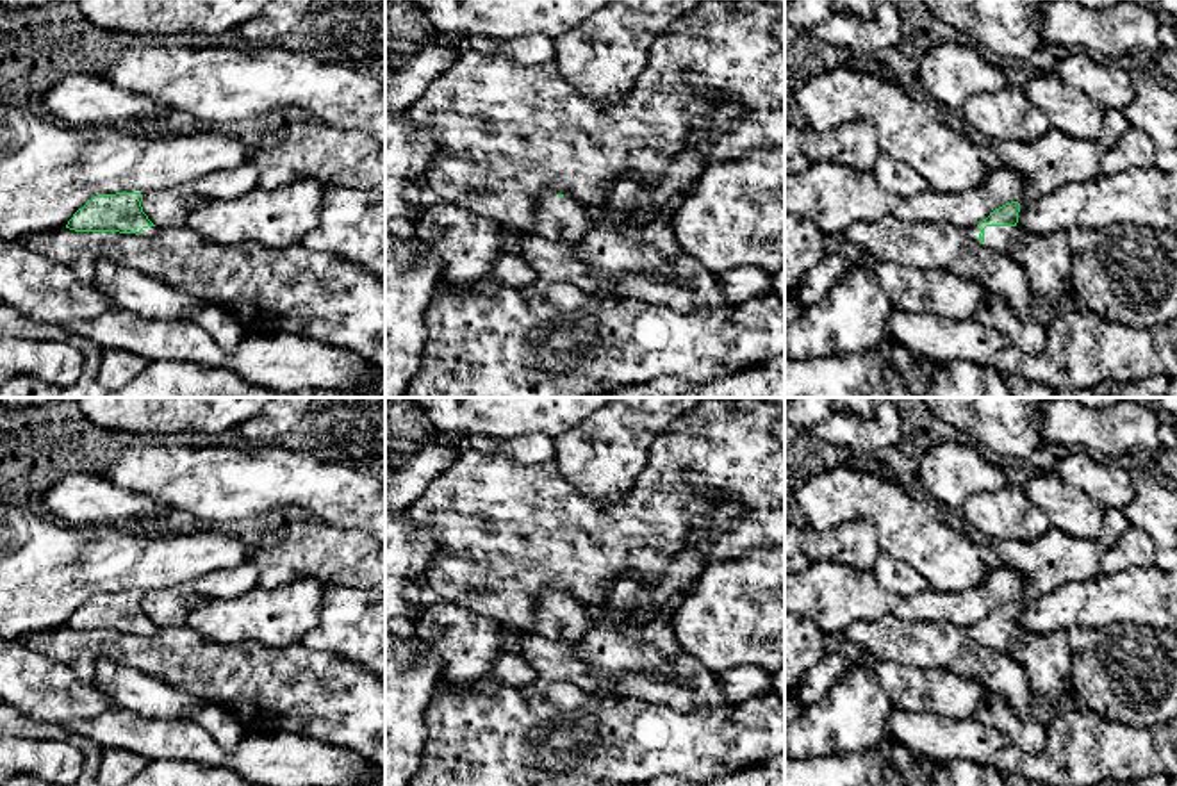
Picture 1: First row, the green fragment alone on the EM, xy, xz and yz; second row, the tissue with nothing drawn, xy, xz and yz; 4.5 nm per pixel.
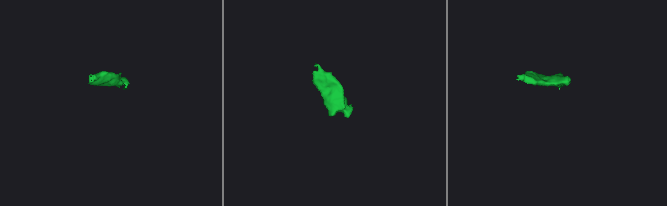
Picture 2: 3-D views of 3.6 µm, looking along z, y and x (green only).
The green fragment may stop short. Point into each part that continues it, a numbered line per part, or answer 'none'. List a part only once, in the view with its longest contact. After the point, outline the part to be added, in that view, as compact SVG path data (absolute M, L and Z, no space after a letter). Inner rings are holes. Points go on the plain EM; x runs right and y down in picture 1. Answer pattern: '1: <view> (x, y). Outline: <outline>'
1: yz (1047, 660). Outline: M986 626L983 645L1011 656L1025 670L1033 699L1068 708L1072 652L1066 631L1036 635L1018 626Z

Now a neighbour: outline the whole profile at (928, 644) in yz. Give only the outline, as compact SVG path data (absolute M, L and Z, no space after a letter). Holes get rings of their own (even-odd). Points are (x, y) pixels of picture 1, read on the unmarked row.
M886 613L852 622L845 635L874 661L954 672L999 695L1015 715L1033 718L1025 670L1011 656L972 640L963 626Z

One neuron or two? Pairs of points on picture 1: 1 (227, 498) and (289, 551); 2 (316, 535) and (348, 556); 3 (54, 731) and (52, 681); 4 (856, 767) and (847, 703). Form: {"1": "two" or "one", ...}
{"1": "two", "2": "one", "3": "two", "4": "two"}

